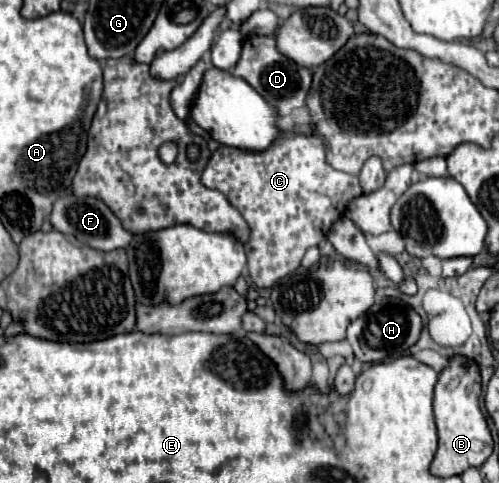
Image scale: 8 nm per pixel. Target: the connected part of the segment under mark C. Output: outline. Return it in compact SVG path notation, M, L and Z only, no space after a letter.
M281 136L265 152L219 146L209 158L201 174L201 182L207 188L219 190L249 224L251 238L245 244L245 254L249 264L249 276L257 288L271 288L277 280L299 268L305 250L317 246L327 236L331 224L345 214L347 204L355 196L361 196L357 176L339 172L325 162L325 146L323 140L317 136Z

